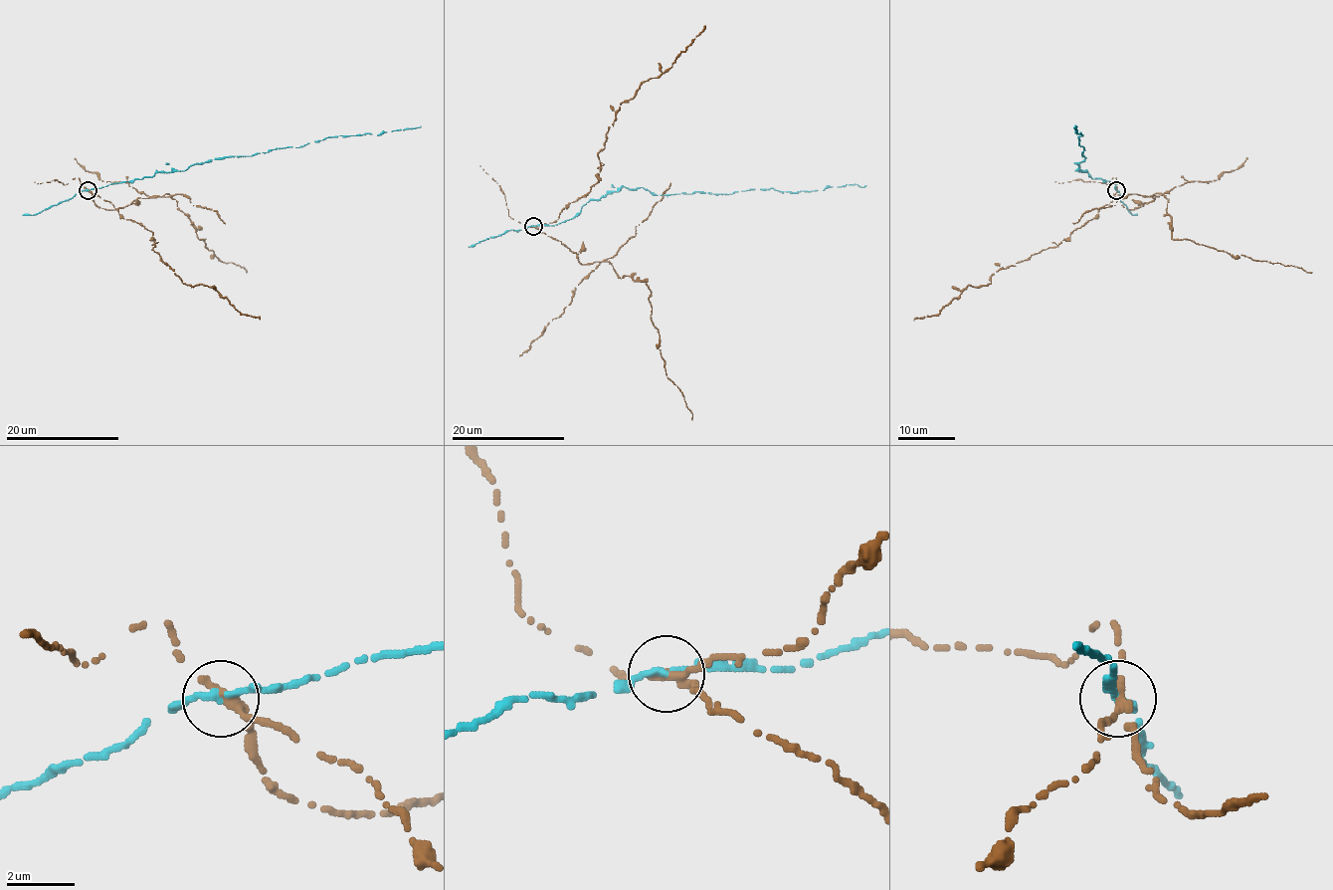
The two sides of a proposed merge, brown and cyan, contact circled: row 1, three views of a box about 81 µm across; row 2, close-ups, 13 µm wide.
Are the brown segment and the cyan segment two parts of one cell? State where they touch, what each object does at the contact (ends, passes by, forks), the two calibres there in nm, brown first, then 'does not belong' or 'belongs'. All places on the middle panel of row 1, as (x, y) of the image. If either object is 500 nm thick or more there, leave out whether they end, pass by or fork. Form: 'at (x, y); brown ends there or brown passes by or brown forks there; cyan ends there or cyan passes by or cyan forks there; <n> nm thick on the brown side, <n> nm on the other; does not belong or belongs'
at (533, 226); brown passes by; cyan passes by; 280 nm thick on the brown side, 180 nm on the other; does not belong

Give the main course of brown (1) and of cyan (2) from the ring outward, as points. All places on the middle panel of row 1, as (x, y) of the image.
1: (533, 226), (583, 264), (607, 261), (621, 278), (645, 282), (666, 375), (680, 389), (691, 419)
2: (533, 226), (573, 219), (587, 202), (624, 186), (657, 194), (728, 194), (866, 185)

